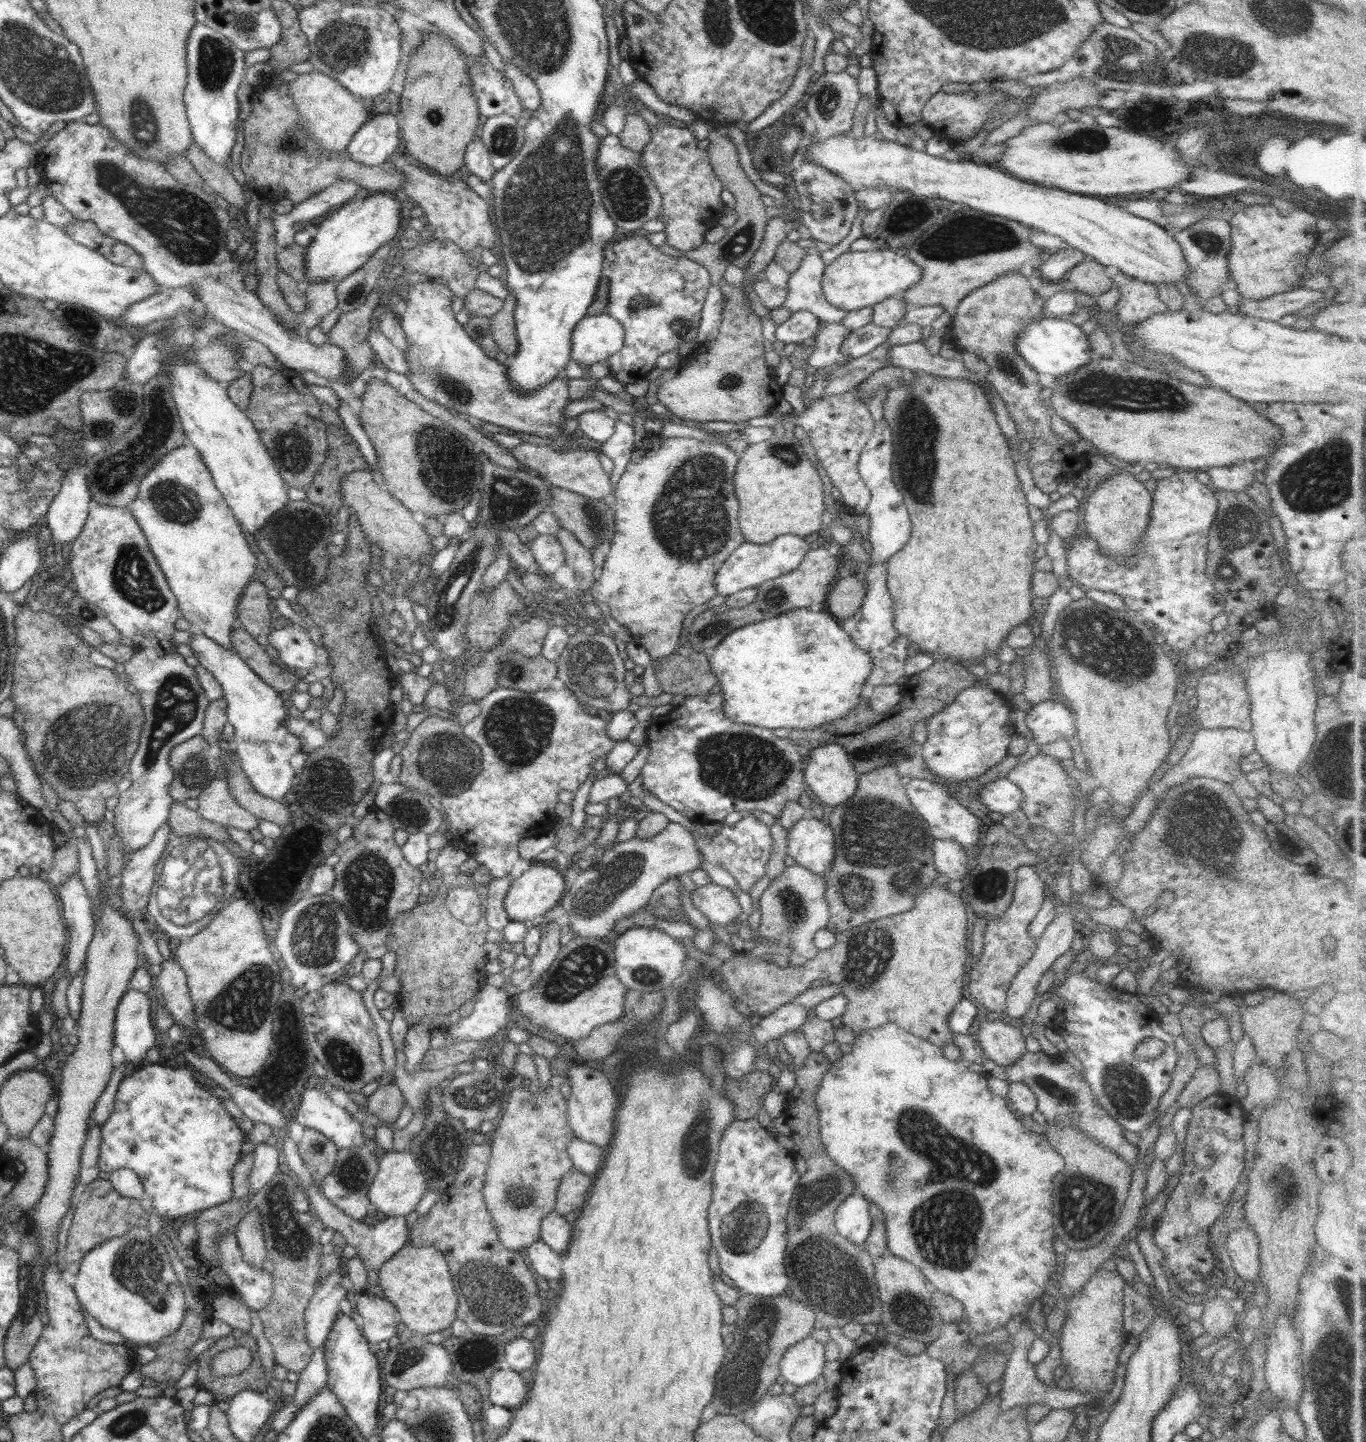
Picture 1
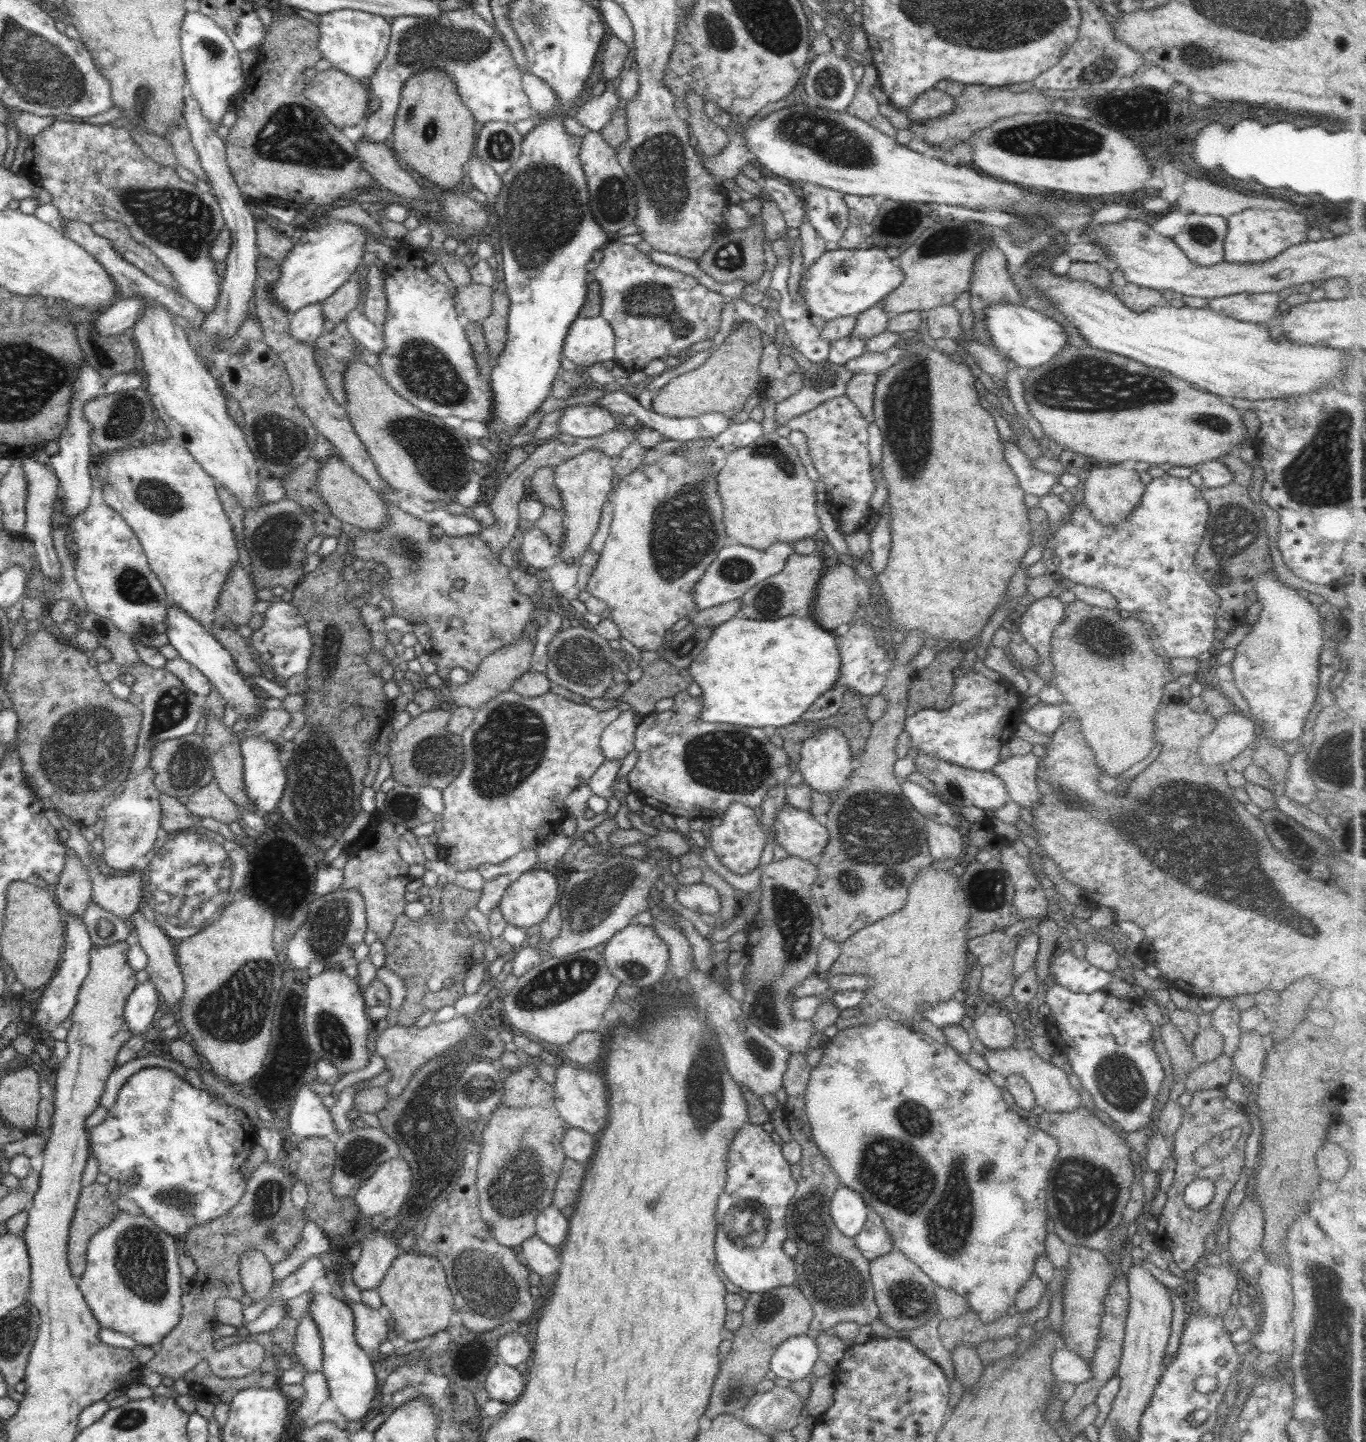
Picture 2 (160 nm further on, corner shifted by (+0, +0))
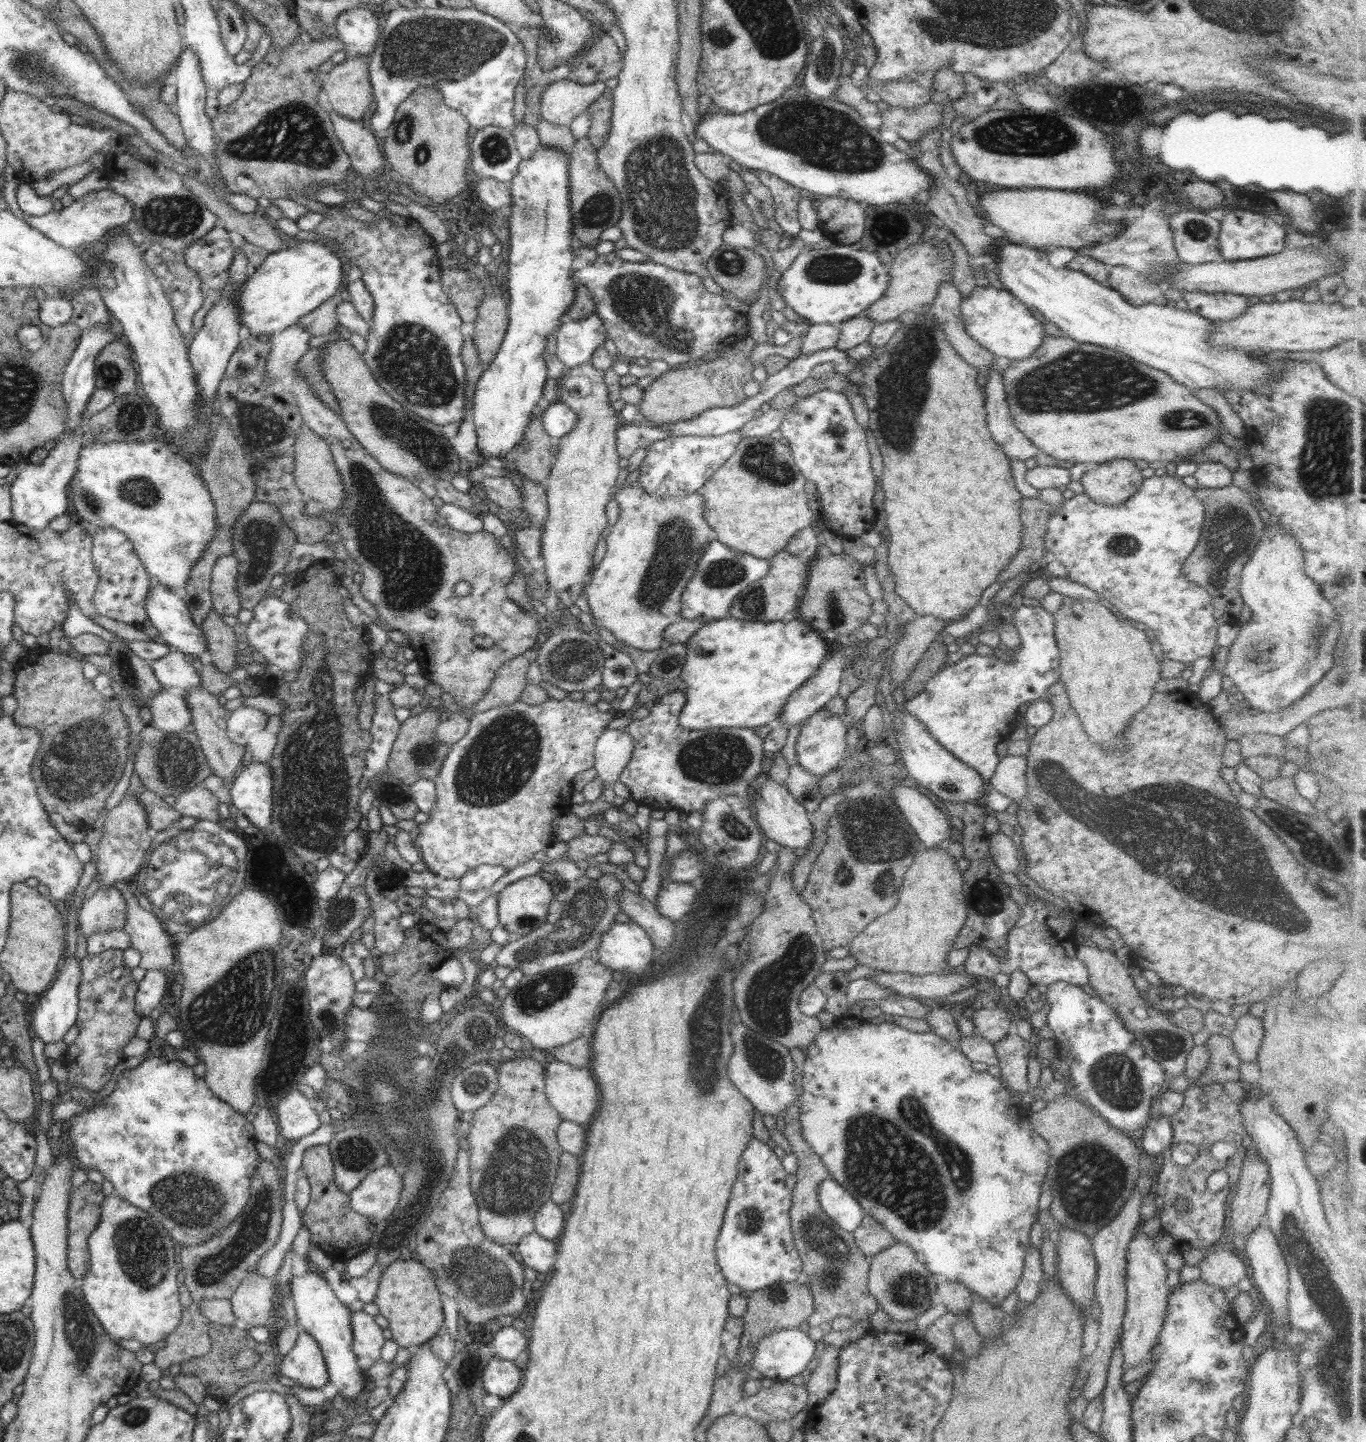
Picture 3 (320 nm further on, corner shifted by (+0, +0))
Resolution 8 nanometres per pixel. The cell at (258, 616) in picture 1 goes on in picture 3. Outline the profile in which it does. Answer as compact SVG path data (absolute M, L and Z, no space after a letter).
M234 555L217 558L212 569L211 599L214 610L222 616L235 617L242 609L238 591L235 589L238 576L238 559Z

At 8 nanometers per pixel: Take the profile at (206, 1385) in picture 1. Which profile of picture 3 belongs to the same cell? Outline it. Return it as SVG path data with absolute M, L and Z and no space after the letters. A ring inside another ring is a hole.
M211 1323L208 1328L208 1335L211 1338L212 1344L210 1352L206 1356L190 1358L190 1360L181 1363L181 1372L200 1380L204 1384L207 1396L214 1398L220 1403L224 1403L245 1385L259 1381L269 1381L274 1377L276 1366L278 1366L276 1364L277 1352L270 1342L264 1344L256 1342L250 1337L247 1329L240 1325L221 1326L220 1324ZM246 1349L252 1349L256 1353L260 1353L262 1360L251 1369L237 1369L232 1364L232 1359L234 1359L234 1355L238 1355L240 1351Z

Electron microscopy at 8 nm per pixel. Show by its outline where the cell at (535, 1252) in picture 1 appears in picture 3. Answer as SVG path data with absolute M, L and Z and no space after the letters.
M531 1232L517 1242L518 1254L522 1258L522 1264L540 1272L548 1272L556 1258L554 1242L542 1238L538 1233Z

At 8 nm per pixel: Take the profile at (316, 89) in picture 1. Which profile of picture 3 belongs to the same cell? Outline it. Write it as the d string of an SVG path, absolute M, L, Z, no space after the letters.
M350 57L339 65L334 64L330 72L327 72L327 77L321 81L321 87L334 112L350 120L363 120L364 112L375 101L368 65L368 57Z

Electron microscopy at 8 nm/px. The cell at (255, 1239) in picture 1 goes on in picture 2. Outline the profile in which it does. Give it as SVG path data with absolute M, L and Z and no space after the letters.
M246 1250L240 1257L241 1285L254 1303L264 1300L273 1289L273 1265L263 1252Z

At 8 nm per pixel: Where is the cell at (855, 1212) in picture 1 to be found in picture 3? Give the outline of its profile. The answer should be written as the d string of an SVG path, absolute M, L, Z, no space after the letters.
M830 1177L820 1183L818 1200L822 1210L840 1228L851 1233L860 1226L866 1215L858 1201Z

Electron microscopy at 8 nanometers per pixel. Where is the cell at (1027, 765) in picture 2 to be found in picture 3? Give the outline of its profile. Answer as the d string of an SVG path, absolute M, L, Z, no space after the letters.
M1007 755L1002 757L989 780L996 796L1006 801L1018 801L1028 796L1026 771L1027 757Z

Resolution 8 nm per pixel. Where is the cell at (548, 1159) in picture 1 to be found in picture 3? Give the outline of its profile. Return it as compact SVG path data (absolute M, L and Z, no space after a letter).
M519 1054L519 1056L508 1058L497 1069L497 1077L499 1080L499 1089L495 1091L494 1096L490 1097L490 1100L482 1105L478 1110L475 1110L474 1116L472 1116L472 1122L466 1126L470 1128L468 1132L468 1144L464 1144L468 1148L470 1155L470 1188L471 1193L474 1194L475 1202L477 1202L479 1208L479 1223L482 1227L483 1233L494 1242L500 1245L509 1246L511 1244L517 1244L517 1242L531 1232L535 1232L534 1219L540 1207L548 1200L551 1199L551 1190L556 1183L556 1172L558 1172L558 1164L560 1155L563 1148L559 1145L556 1136L556 1129L558 1125L563 1121L558 1115L558 1111L550 1104L545 1093L545 1069L544 1064L536 1061L533 1058L528 1058L526 1054Z

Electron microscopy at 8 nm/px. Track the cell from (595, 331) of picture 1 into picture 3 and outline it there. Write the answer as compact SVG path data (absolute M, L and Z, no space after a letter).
M595 312L579 320L565 319L556 332L555 356L567 369L574 369L590 362L607 337L604 323Z

